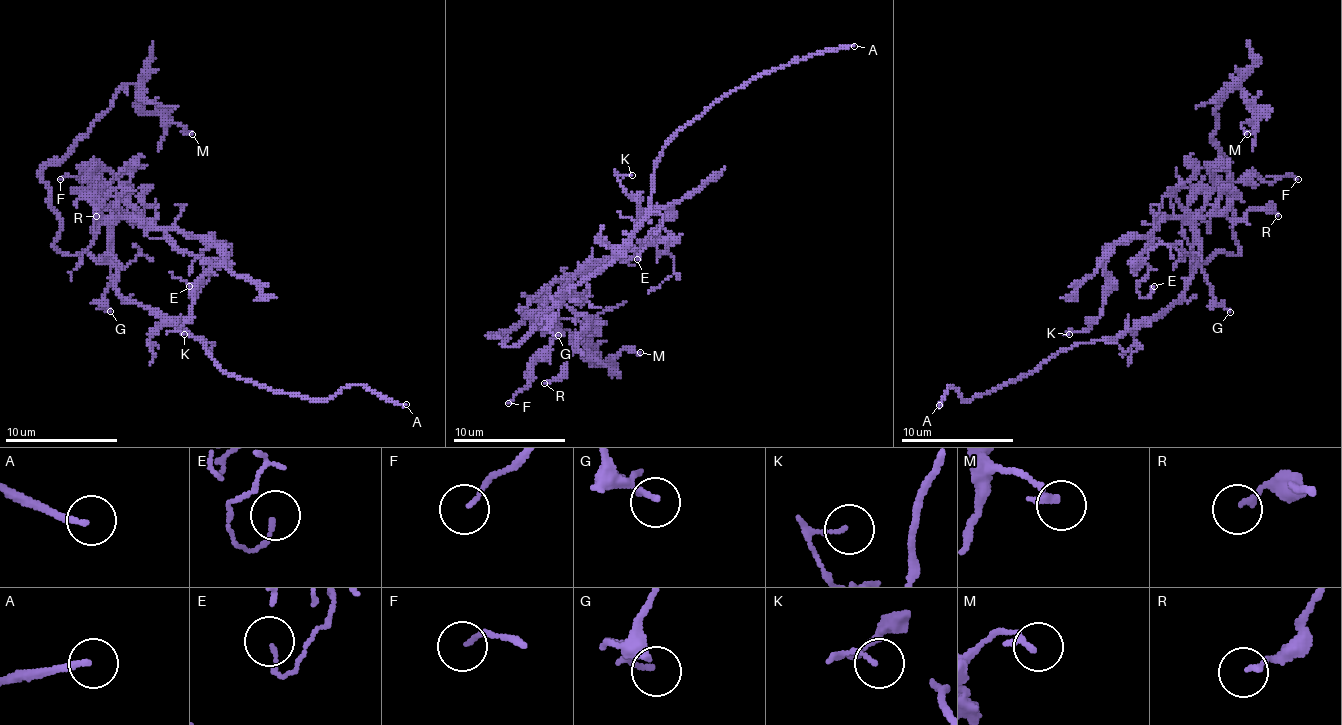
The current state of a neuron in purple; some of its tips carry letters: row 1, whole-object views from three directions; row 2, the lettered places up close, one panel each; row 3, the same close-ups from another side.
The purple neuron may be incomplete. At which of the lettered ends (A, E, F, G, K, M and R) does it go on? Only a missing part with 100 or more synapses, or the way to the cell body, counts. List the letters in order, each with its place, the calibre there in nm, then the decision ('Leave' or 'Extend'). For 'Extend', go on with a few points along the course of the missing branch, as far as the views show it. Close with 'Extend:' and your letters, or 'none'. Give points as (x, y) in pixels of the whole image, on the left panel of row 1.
A: Place: (406, 404). Thickness 180 nm. Extend
E: Place: (189, 286). Thickness 120 nm. Leave
F: Place: (60, 179). Thickness 110 nm. Leave
G: Place: (110, 311). Thickness 130 nm. Leave
K: Place: (184, 334). Thickness 100 nm. Leave
M: Place: (192, 134). Thickness 190 nm. Leave
R: Place: (96, 216). Thickness 150 nm. Leave
Extend: A

